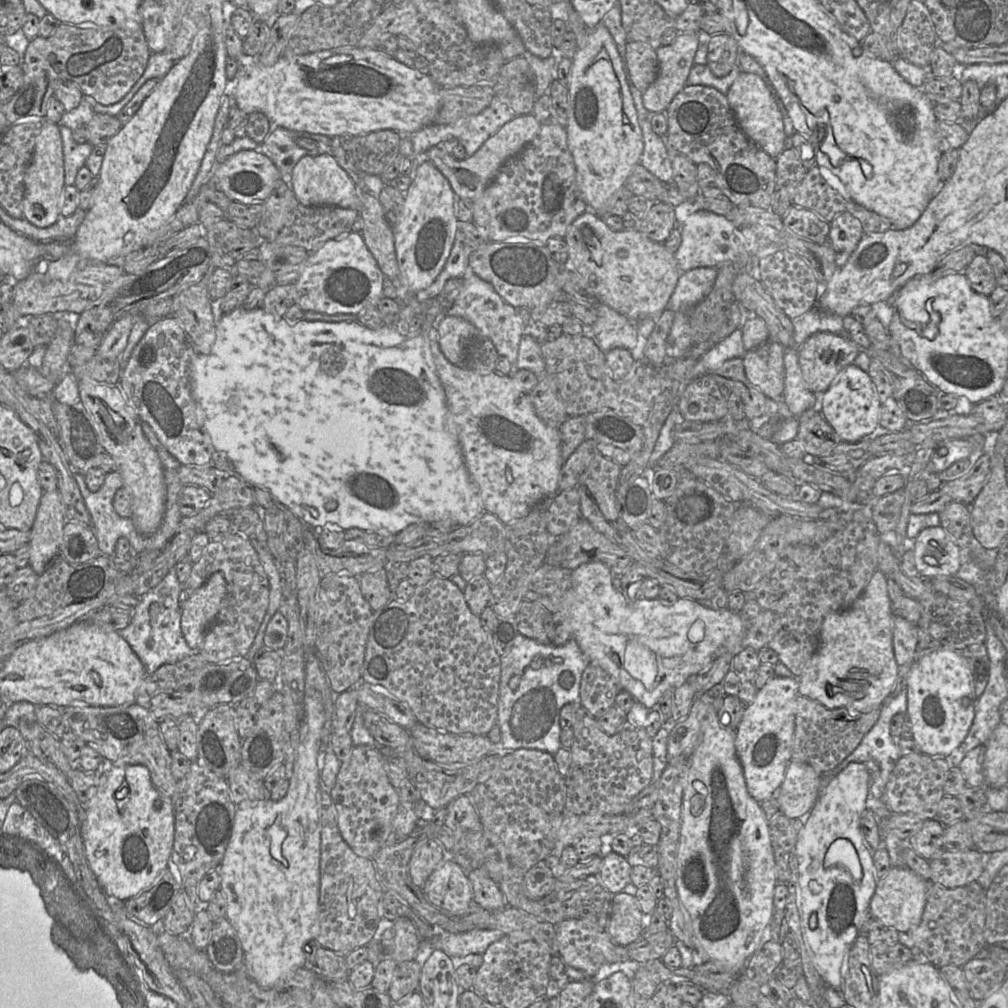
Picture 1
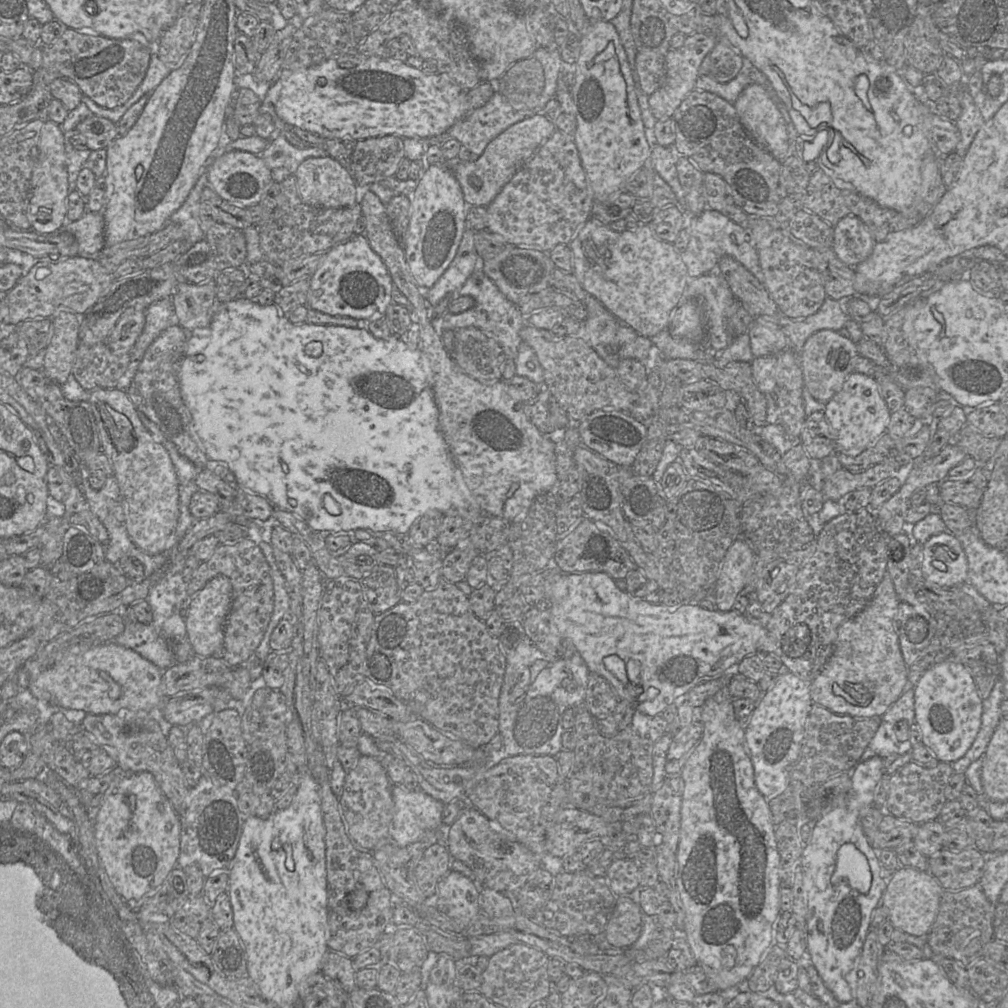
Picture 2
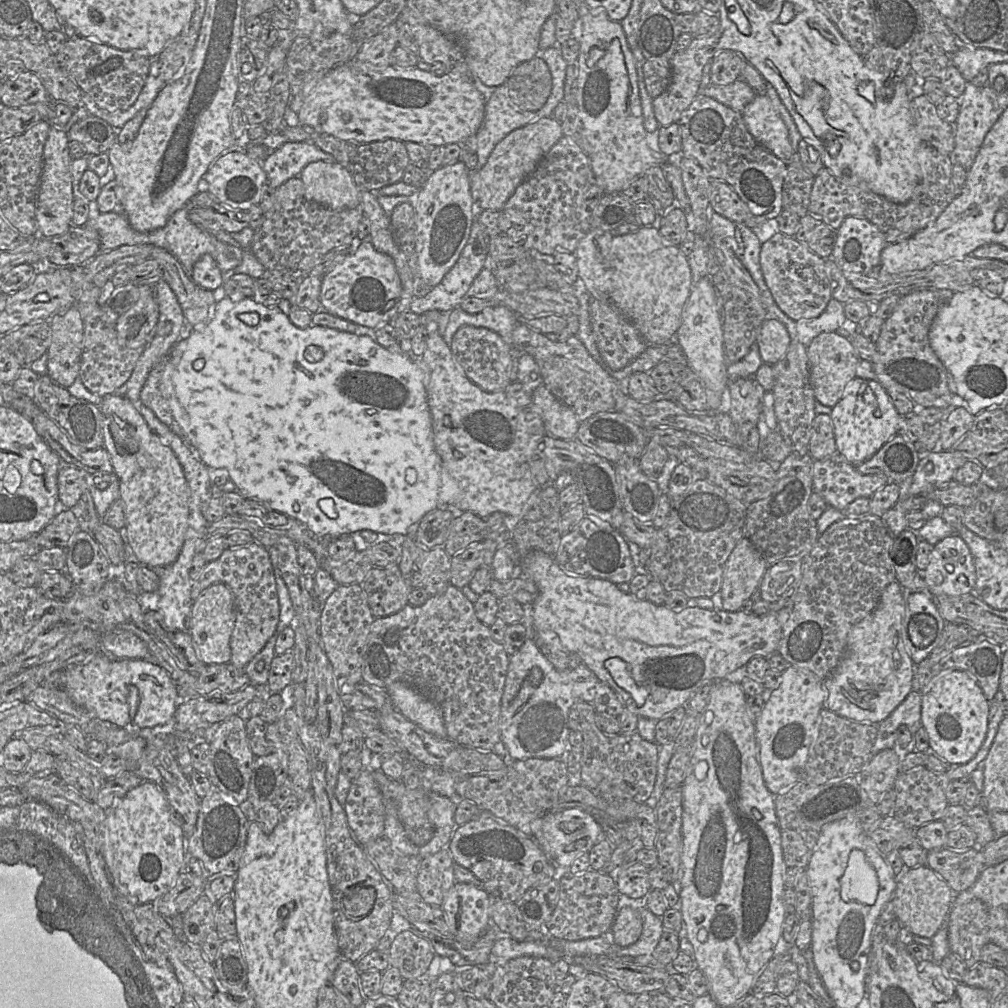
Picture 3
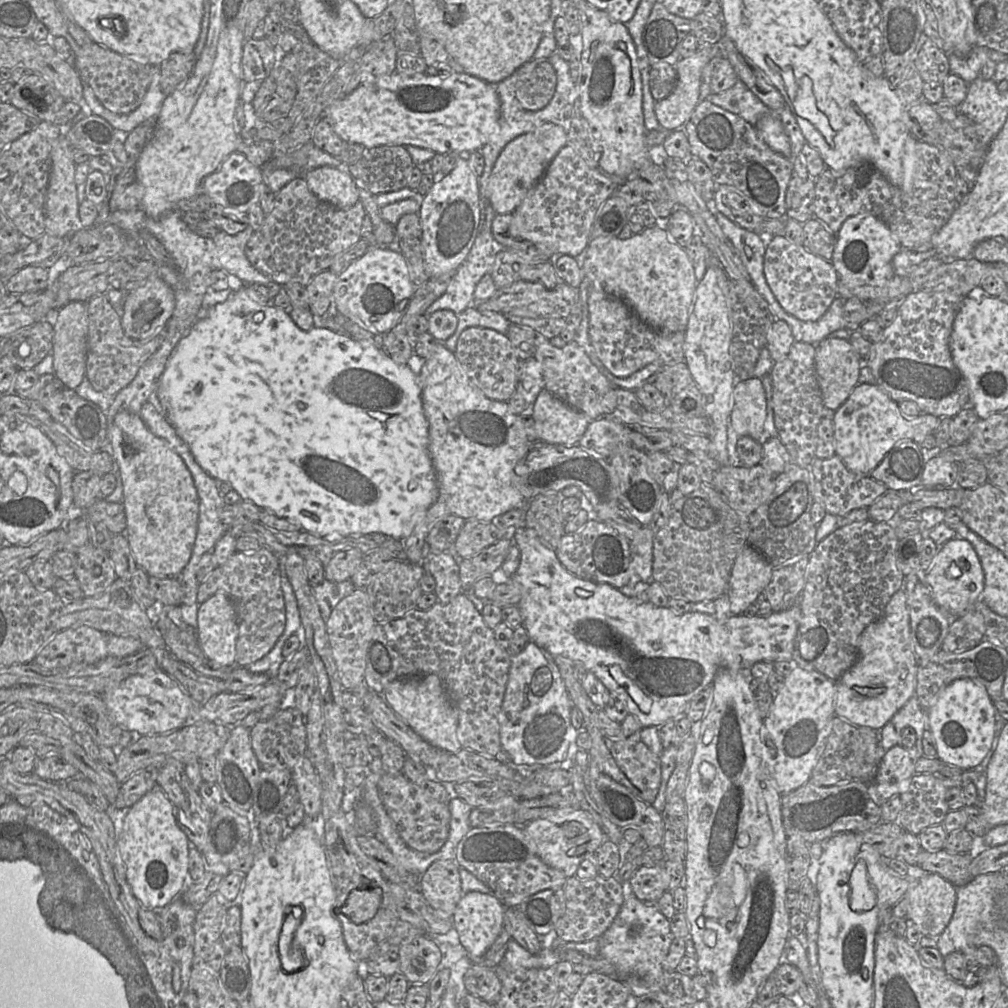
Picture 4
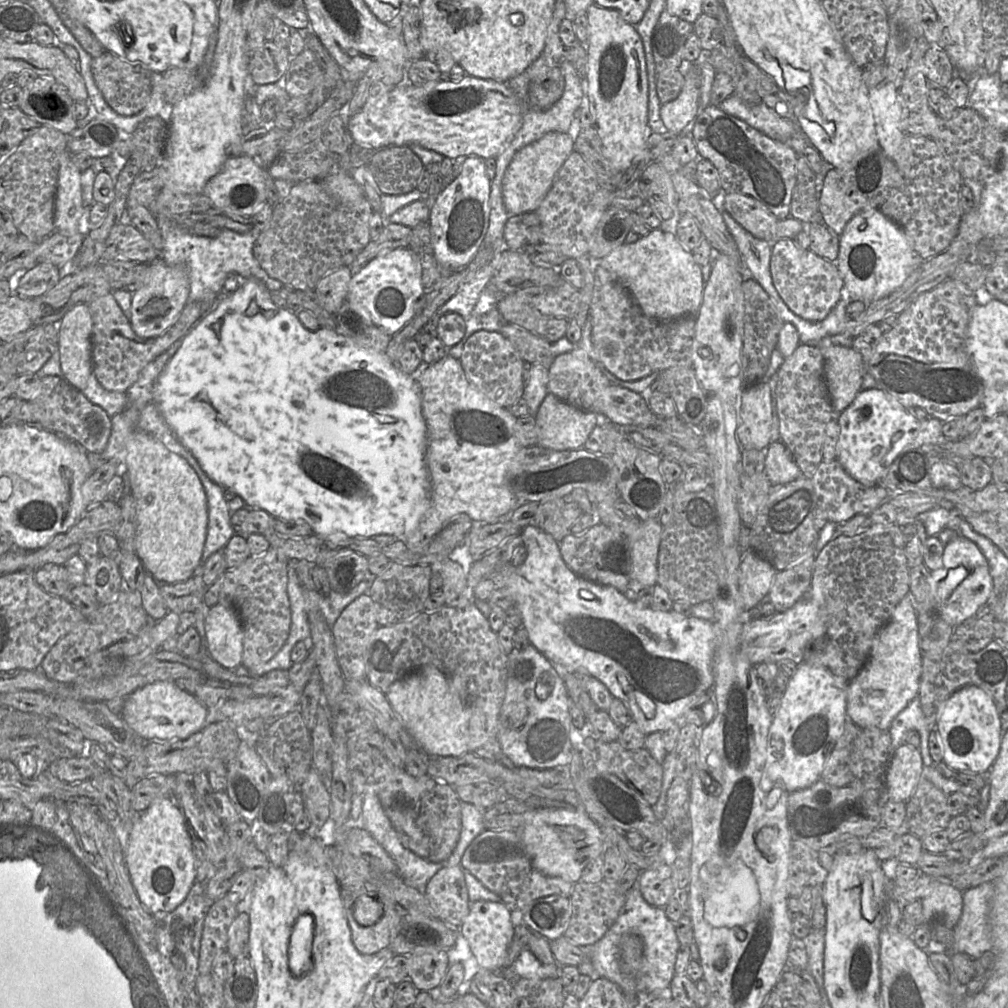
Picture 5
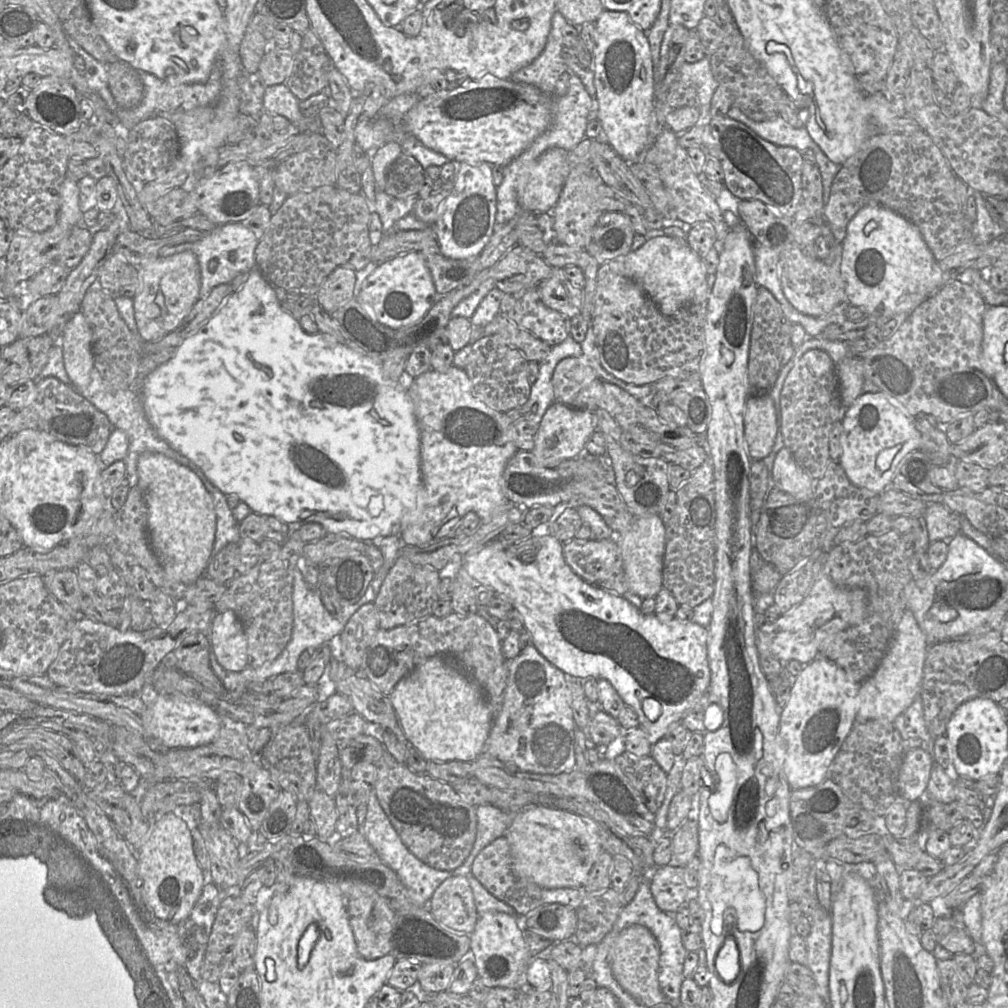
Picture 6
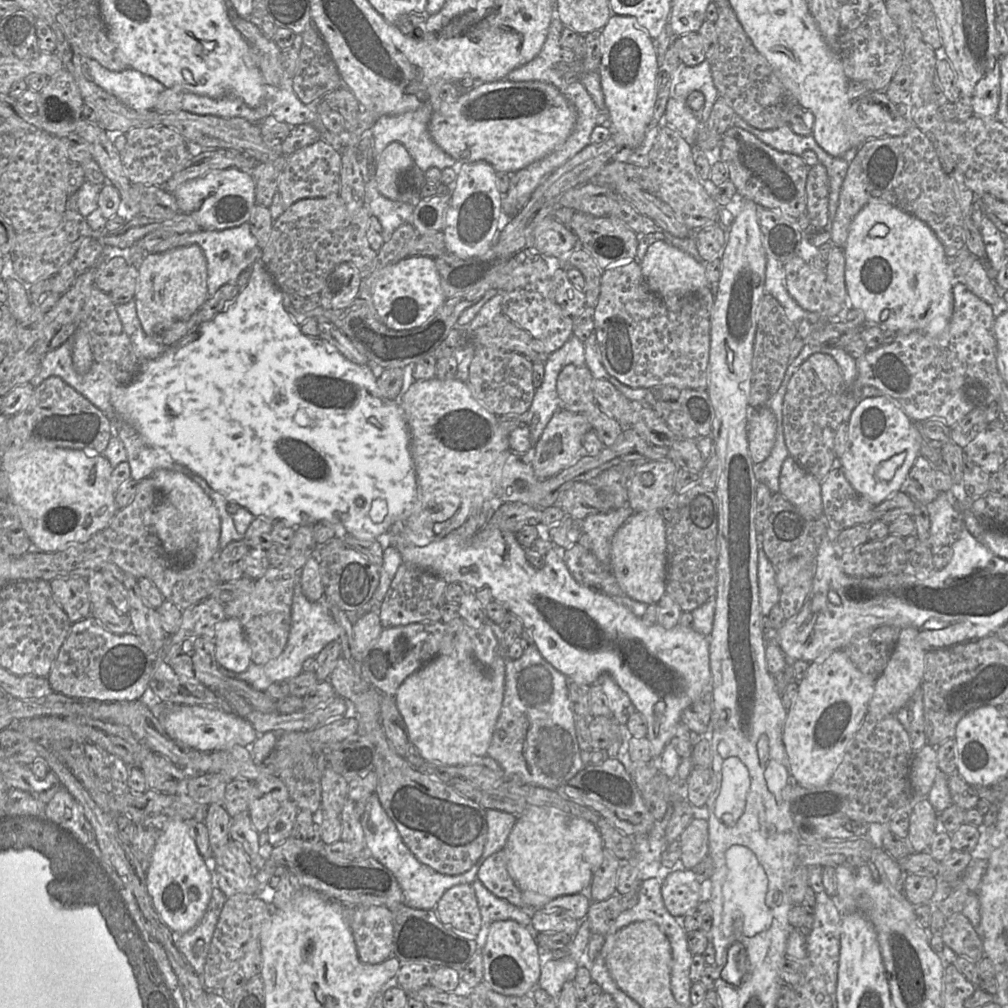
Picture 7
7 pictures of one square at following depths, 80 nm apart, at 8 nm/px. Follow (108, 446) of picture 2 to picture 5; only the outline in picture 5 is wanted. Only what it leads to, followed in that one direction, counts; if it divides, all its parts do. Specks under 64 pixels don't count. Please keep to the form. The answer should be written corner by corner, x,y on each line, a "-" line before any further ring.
136,429
126,443
126,465
136,508
135,554
158,583
191,578
202,565
208,507
203,485
187,461

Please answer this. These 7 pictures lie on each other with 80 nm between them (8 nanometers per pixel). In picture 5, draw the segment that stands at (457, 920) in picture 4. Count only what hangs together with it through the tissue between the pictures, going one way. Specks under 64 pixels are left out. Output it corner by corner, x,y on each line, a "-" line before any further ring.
478,900
470,902
469,913
457,930
467,940
479,966
499,972
506,968
508,949
513,941
516,925
521,925
520,920
506,908
503,902

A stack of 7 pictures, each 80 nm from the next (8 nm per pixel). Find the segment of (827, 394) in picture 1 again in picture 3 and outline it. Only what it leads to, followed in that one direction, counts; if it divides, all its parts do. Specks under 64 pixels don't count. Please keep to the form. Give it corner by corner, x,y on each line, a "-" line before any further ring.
855,377
845,387
842,398
830,414
837,452
850,464
858,465
870,459
901,428
901,416
888,393
877,380

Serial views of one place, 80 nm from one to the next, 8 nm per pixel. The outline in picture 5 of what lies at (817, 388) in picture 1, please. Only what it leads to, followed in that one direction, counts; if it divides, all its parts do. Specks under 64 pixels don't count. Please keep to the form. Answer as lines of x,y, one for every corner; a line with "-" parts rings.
852,347
820,348
824,356
824,378
834,410
842,412
862,390
865,363

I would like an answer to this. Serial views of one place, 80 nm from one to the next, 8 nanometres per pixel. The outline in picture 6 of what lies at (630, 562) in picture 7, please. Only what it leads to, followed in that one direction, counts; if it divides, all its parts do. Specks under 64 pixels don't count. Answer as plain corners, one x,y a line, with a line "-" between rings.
659,514
636,517
632,527
614,536
619,546
629,591
642,599
655,598
663,588
662,571
665,552
665,525

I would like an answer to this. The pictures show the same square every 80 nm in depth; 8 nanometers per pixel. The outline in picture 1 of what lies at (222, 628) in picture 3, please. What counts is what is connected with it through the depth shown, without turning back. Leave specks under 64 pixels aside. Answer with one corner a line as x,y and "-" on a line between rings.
215,572
181,605
181,630
192,650
200,649
203,637
214,621
225,594
225,577
221,572

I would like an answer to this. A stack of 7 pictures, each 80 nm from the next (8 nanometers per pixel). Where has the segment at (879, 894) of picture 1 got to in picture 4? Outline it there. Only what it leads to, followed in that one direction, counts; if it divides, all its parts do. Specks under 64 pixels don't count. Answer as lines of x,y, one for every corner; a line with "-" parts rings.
924,873
911,881
904,897
908,900
906,919
929,937
938,937
948,925
954,913
957,887
936,873

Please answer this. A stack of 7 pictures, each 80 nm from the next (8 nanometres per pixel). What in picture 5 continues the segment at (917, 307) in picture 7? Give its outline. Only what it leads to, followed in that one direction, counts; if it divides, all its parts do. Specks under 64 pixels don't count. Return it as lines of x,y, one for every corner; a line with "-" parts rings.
866,209
854,215
839,236
835,265
843,279
846,295
866,304
898,289
923,260
890,219
875,209

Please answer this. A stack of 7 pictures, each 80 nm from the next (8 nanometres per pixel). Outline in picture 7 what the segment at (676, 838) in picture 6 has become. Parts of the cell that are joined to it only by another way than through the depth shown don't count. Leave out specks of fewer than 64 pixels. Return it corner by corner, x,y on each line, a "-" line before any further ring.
693,819
678,839
683,866
692,870
709,854
708,821

